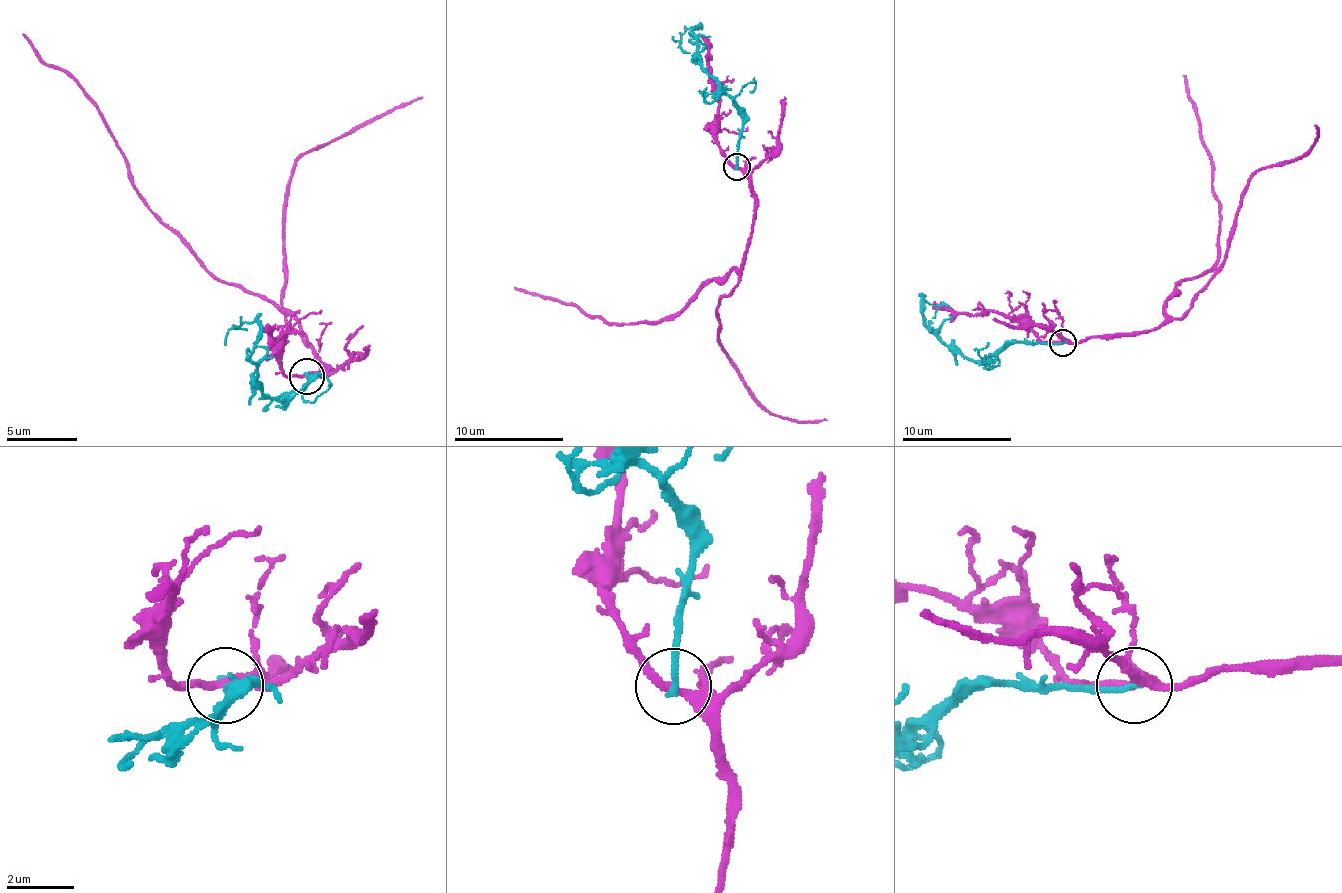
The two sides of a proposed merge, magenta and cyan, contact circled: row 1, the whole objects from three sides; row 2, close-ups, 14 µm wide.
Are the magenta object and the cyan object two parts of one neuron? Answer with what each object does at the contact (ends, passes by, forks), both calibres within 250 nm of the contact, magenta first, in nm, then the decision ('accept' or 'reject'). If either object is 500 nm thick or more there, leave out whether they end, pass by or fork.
magenta forks | cyan ends | 180/200 nm | reject

